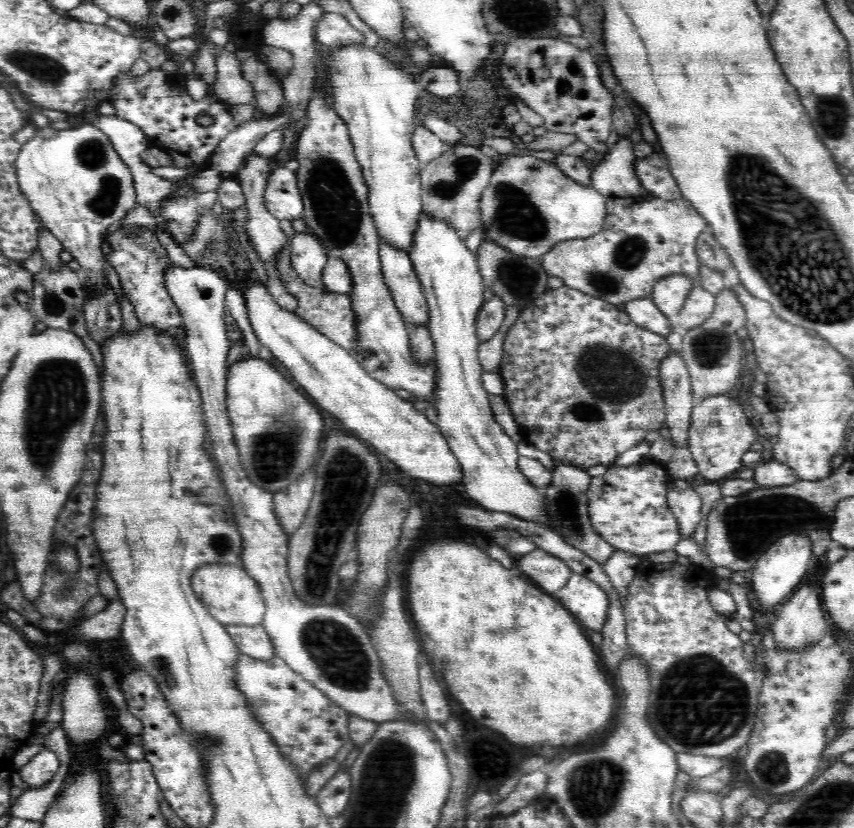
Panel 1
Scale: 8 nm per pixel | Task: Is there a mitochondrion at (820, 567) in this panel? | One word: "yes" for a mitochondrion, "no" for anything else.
no

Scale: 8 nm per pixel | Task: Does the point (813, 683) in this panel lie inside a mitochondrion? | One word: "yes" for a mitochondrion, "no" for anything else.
no

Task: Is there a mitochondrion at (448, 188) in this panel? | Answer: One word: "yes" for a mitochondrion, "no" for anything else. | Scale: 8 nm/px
yes

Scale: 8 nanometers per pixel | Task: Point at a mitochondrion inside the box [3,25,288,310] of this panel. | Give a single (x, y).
(104, 186)

